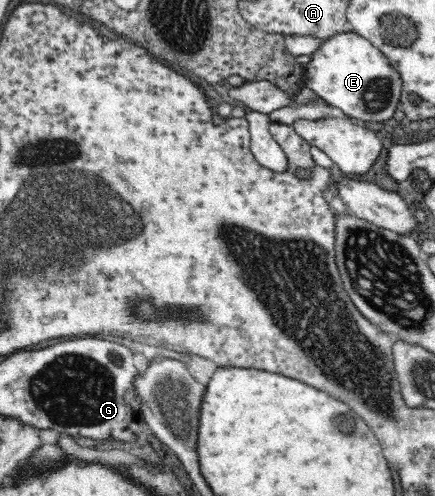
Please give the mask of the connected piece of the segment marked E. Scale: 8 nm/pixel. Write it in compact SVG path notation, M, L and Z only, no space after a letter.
M354 31L339 33L323 41L321 46L309 56L311 60L302 67L303 83L319 95L323 102L331 107L339 108L351 120L384 122L389 120L397 110L397 103L400 102L402 93L402 78L386 56L367 38L359 36Z

